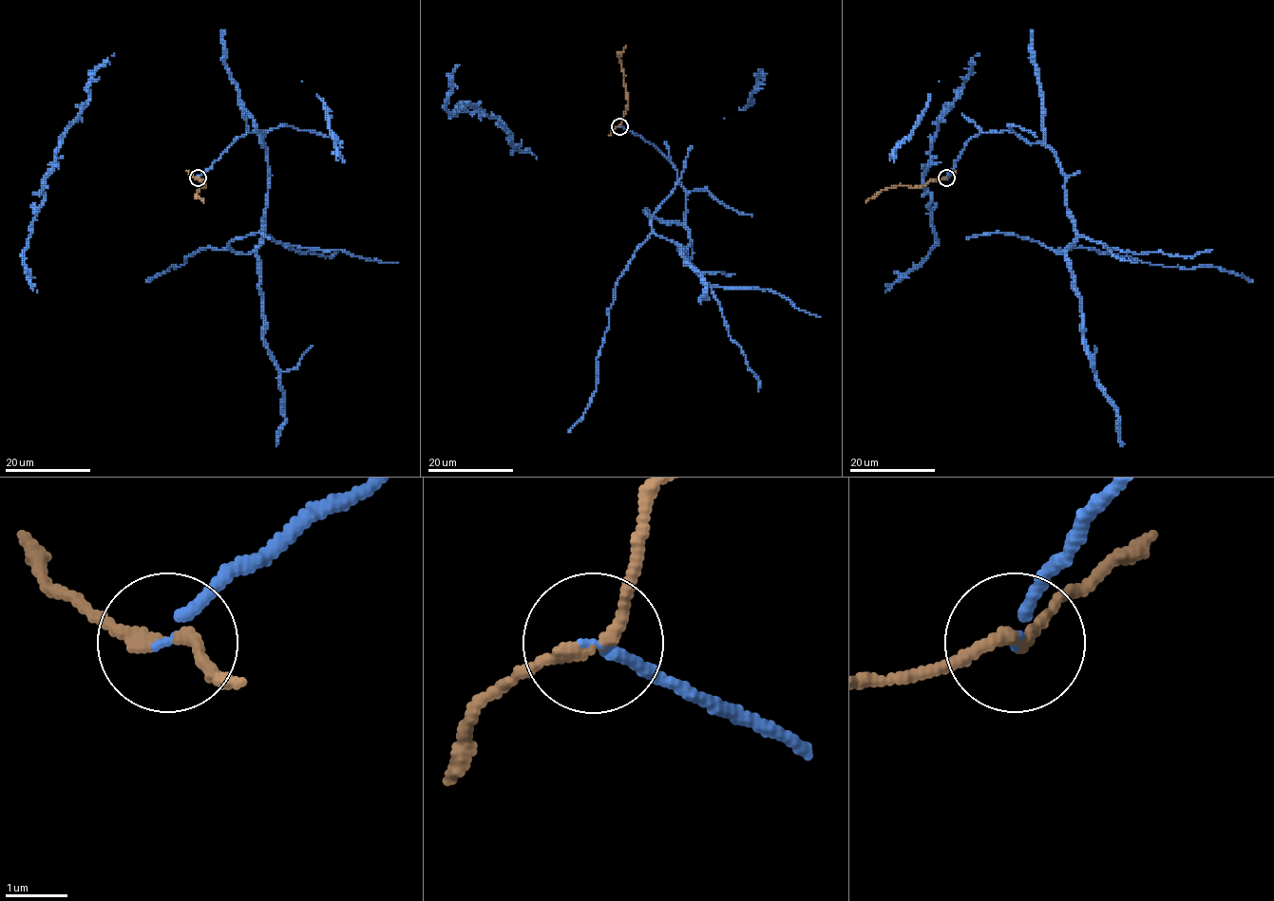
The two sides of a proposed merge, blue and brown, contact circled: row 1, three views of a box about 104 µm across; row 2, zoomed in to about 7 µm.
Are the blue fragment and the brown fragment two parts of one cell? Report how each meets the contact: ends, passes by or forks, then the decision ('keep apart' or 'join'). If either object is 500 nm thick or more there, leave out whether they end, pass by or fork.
blue ends there; brown passes by; keep apart

